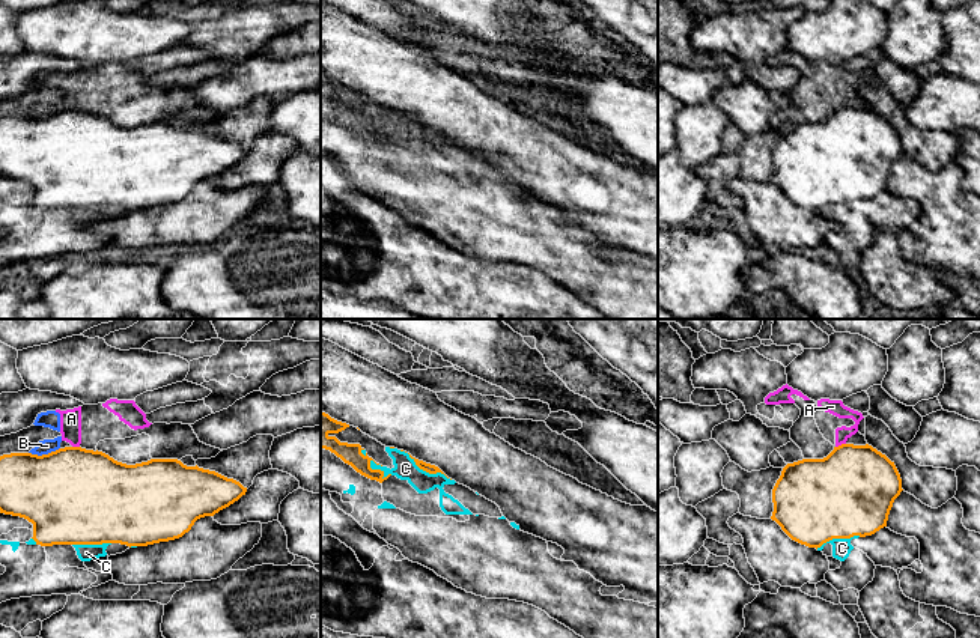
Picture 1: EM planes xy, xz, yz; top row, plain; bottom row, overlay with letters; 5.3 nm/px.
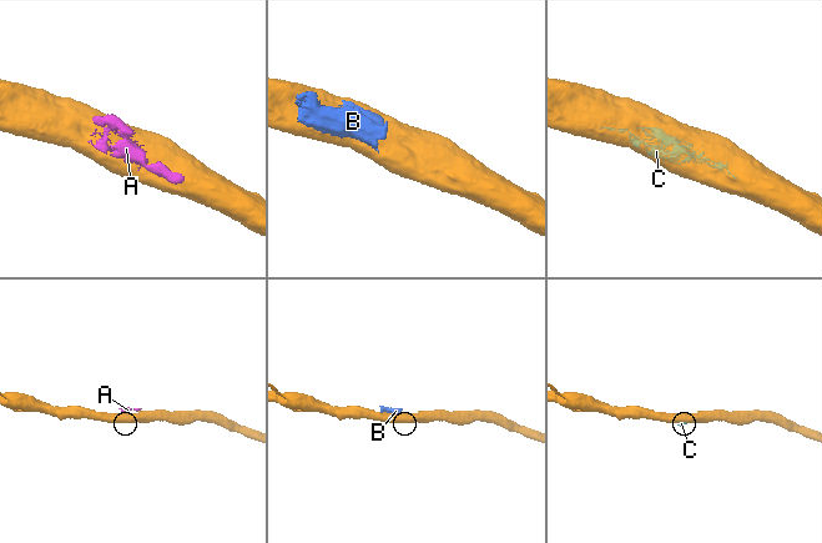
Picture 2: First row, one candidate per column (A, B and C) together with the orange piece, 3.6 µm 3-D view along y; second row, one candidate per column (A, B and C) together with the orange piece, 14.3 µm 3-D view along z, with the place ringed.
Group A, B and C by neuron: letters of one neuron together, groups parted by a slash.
A B / C

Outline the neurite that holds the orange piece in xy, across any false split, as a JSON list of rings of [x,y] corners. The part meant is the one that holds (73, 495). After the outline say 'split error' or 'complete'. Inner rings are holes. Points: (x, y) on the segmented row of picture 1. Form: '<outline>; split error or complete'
[[[65,447],[48,454],[0,456],[0,513],[33,524],[41,546],[148,546],[182,537],[194,522],[214,516],[245,495],[247,488],[215,471],[187,466],[178,459],[151,459],[126,465],[102,451]]]; complete

